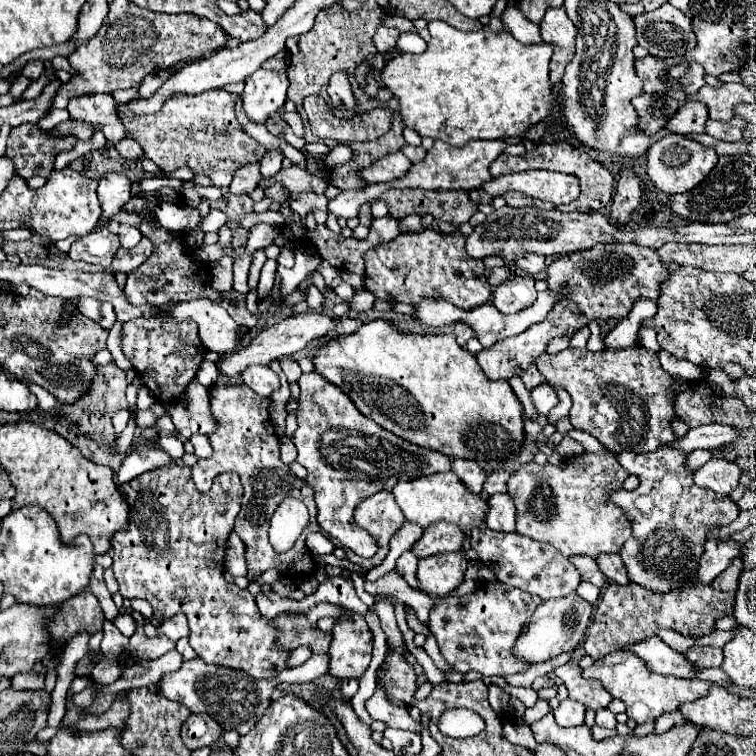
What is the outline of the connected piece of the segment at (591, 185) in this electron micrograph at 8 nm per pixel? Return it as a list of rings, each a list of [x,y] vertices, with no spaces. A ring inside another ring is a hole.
[[[562,141],[562,143],[556,143],[556,145],[540,143],[540,145],[536,145],[534,151],[528,151],[528,153],[524,153],[524,155],[506,155],[506,153],[502,153],[498,159],[492,161],[492,165],[490,165],[490,175],[492,175],[492,177],[498,177],[498,175],[504,175],[504,173],[524,172],[535,169],[572,173],[572,175],[580,177],[580,196],[570,204],[555,207],[547,202],[541,202],[540,199],[520,195],[520,192],[504,193],[502,197],[504,197],[506,205],[510,205],[510,207],[534,206],[548,210],[556,209],[562,212],[590,212],[598,211],[598,209],[606,207],[606,205],[610,203],[610,199],[612,199],[612,181],[614,181],[614,179],[612,179],[610,171],[604,169],[600,163],[596,163],[596,161],[584,151],[584,147],[582,147],[580,143],[574,143],[574,141]]]

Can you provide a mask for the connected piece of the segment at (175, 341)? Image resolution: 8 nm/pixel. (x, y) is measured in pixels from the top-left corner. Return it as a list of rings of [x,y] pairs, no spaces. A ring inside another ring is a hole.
[[[138,319],[138,321],[128,321],[124,323],[124,353],[130,359],[130,363],[136,367],[140,373],[142,383],[152,391],[152,395],[166,403],[172,405],[178,401],[178,397],[184,393],[188,381],[196,375],[202,355],[204,355],[204,345],[198,341],[198,329],[190,325],[190,321],[182,321],[182,325],[174,325],[174,321],[158,321],[156,319]]]

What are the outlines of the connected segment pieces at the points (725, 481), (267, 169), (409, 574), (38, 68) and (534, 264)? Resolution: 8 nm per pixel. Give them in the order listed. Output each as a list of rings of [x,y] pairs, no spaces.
[[[710,459],[704,467],[700,467],[694,473],[694,483],[698,487],[712,489],[720,495],[730,495],[734,489],[738,489],[740,469],[738,465],[726,461],[726,459]]]
[[[270,149],[264,153],[260,165],[262,165],[262,177],[272,177],[274,173],[278,173],[278,169],[282,167],[282,159],[284,159],[284,153],[280,149]]]
[[[402,553],[402,555],[398,557],[398,561],[396,561],[394,571],[400,573],[400,575],[408,581],[408,585],[410,585],[412,589],[421,591],[420,586],[416,585],[416,581],[414,581],[414,569],[416,569],[416,563],[418,563],[418,557],[416,557],[414,553]]]
[[[28,61],[28,63],[24,65],[24,69],[22,69],[22,75],[26,75],[28,79],[34,81],[34,79],[40,77],[42,69],[44,69],[44,63],[42,63],[42,61]]]
[[[526,253],[526,257],[520,257],[516,265],[528,275],[536,275],[546,267],[546,257],[538,257],[536,253]]]

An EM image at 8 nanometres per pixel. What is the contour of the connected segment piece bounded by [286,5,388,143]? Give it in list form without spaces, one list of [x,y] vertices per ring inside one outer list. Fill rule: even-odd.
[[[332,5],[322,9],[318,13],[314,27],[298,37],[286,39],[286,49],[290,51],[290,65],[288,65],[288,79],[290,79],[290,89],[288,89],[288,99],[292,99],[296,104],[297,112],[300,114],[305,129],[304,139],[308,143],[322,141],[320,138],[310,134],[310,125],[303,110],[303,100],[306,95],[319,95],[328,103],[332,113],[343,118],[342,111],[333,109],[330,97],[327,93],[330,75],[336,71],[348,71],[350,82],[353,84],[355,96],[358,101],[356,112],[366,112],[378,107],[380,104],[375,97],[364,92],[365,86],[358,85],[355,79],[355,70],[358,65],[368,63],[368,57],[376,55],[376,47],[372,43],[374,31],[382,25],[386,19],[386,11],[382,7],[376,7],[370,13],[358,13],[358,11],[346,11],[342,5]]]

